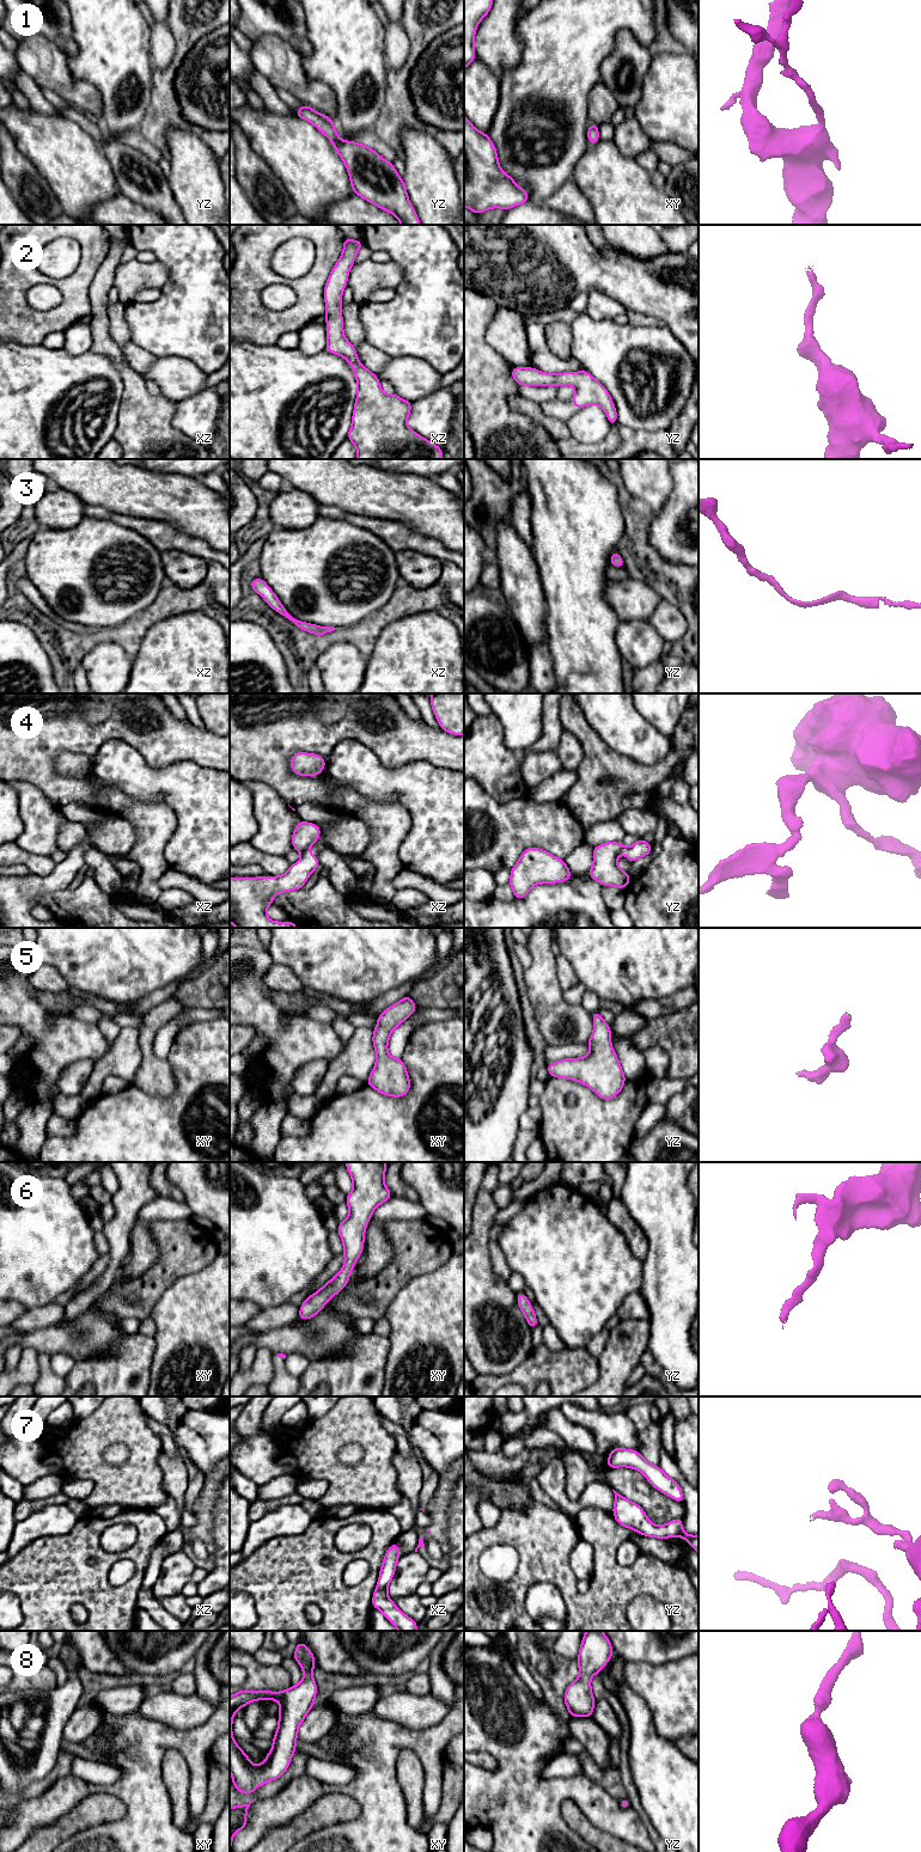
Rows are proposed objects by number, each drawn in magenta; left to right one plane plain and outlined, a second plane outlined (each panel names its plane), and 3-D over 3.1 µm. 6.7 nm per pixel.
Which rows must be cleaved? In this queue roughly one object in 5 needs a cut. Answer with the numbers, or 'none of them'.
4

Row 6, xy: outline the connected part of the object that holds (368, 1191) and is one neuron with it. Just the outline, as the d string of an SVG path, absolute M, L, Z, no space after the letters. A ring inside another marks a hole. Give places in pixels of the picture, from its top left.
M344 1162L344 1165L353 1180L353 1190L344 1202L349 1208L349 1216L338 1223L337 1228L346 1260L336 1276L301 1303L298 1316L301 1320L309 1320L318 1314L330 1298L347 1285L350 1272L364 1251L365 1229L373 1210L392 1197L384 1184L389 1163Z

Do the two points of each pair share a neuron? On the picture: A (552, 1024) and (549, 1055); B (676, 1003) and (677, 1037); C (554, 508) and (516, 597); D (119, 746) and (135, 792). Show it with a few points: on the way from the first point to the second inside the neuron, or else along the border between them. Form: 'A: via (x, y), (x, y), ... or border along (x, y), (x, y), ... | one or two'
A: border along (579, 1044), (549, 1045) | two
B: border along (685, 1006), (650, 1020) | two
C: border along (532, 554), (541, 584) | two
D: via (119, 757), (119, 762), (135, 781) | one

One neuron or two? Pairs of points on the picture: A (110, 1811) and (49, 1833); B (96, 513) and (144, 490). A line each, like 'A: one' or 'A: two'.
A: one
B: two

